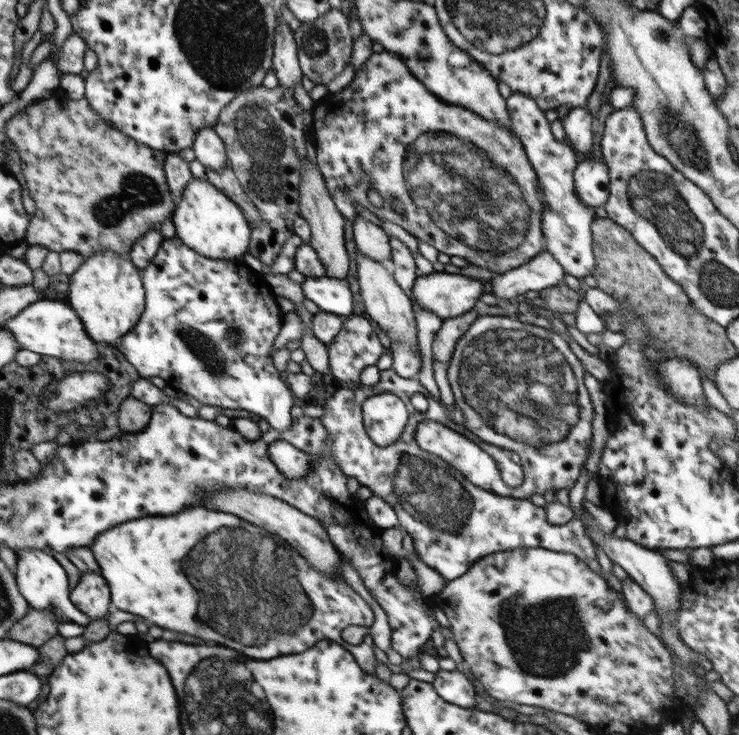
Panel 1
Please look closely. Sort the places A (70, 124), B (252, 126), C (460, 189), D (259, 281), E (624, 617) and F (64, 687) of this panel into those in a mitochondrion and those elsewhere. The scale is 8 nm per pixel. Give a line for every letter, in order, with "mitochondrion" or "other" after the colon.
A: other
B: mitochondrion
C: mitochondrion
D: other
E: other
F: other

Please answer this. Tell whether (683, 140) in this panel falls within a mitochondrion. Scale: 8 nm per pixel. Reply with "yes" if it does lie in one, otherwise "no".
yes

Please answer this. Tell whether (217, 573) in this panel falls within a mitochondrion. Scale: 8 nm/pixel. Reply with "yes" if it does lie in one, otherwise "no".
yes

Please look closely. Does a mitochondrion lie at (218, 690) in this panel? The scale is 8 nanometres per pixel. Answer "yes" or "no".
yes

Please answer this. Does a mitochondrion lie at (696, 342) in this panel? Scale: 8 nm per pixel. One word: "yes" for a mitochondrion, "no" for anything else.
yes

